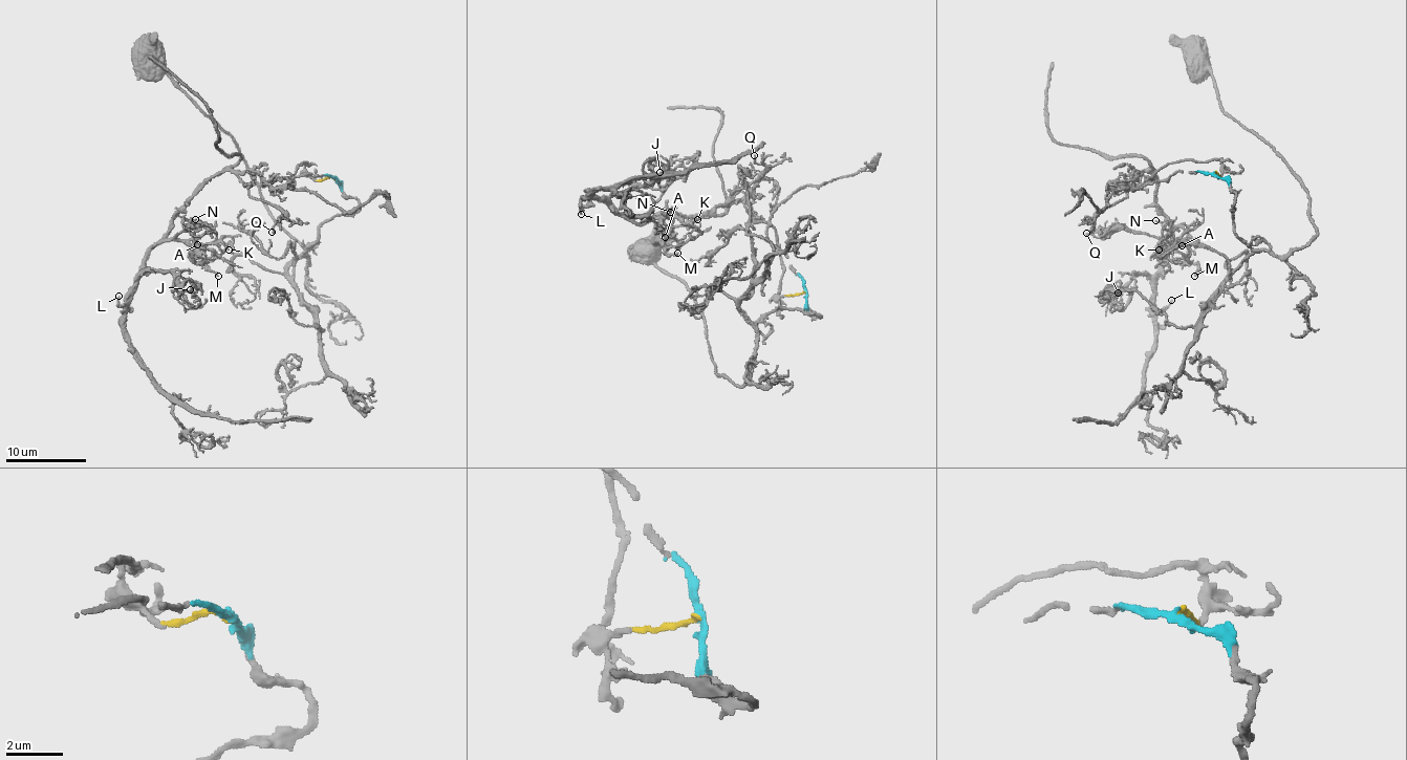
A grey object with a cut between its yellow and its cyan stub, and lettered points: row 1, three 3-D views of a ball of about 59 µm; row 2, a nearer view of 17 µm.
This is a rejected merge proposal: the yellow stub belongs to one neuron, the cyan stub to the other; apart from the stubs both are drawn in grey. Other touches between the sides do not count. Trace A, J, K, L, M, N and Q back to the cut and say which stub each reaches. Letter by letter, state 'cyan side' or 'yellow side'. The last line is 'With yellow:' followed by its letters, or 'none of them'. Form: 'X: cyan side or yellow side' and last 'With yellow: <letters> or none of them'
A: yellow side
J: yellow side
K: yellow side
L: yellow side
M: yellow side
N: yellow side
Q: yellow side
With yellow: A, J, K, L, M, N, Q

